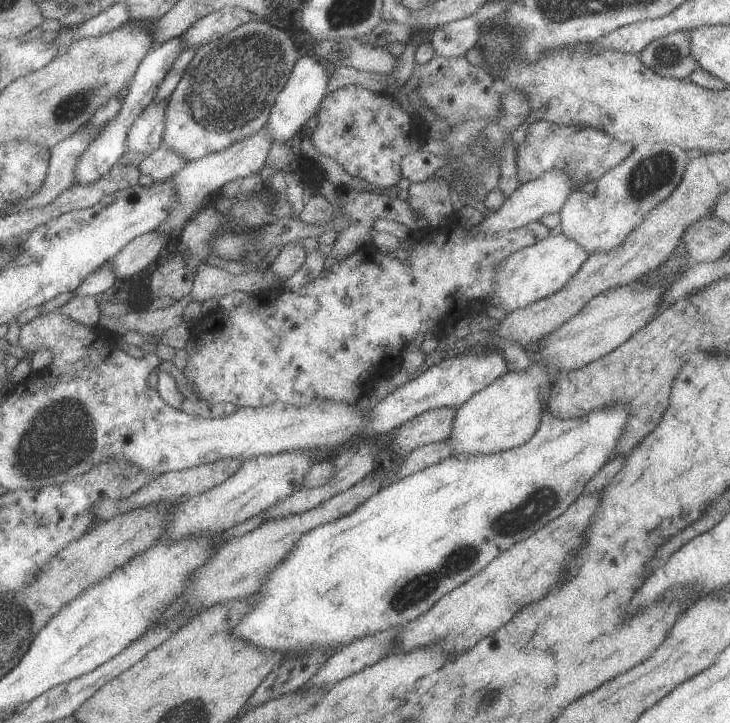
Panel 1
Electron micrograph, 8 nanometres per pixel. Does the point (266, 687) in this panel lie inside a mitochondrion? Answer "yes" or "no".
no

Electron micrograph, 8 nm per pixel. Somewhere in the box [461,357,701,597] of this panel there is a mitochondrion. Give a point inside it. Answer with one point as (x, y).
(537, 504)

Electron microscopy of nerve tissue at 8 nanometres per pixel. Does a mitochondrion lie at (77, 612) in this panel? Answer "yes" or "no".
no

